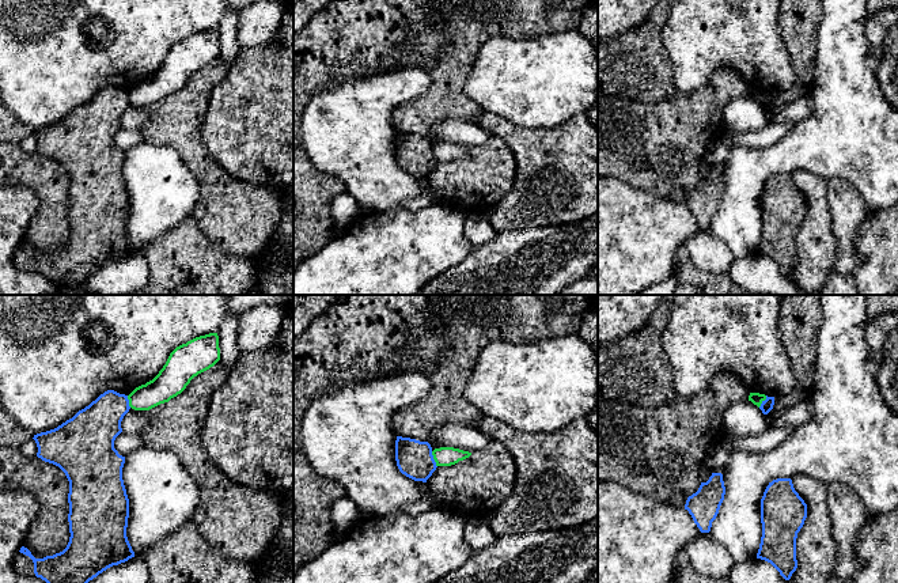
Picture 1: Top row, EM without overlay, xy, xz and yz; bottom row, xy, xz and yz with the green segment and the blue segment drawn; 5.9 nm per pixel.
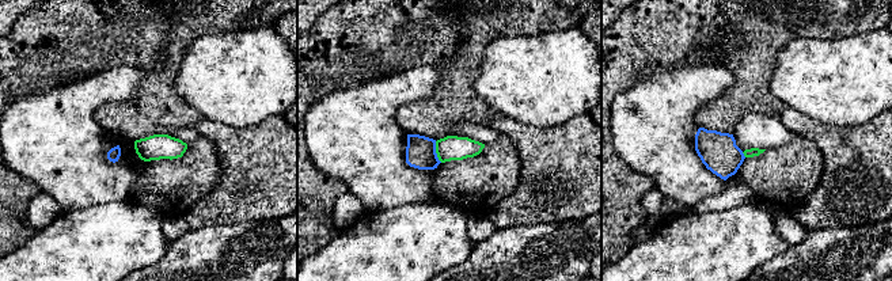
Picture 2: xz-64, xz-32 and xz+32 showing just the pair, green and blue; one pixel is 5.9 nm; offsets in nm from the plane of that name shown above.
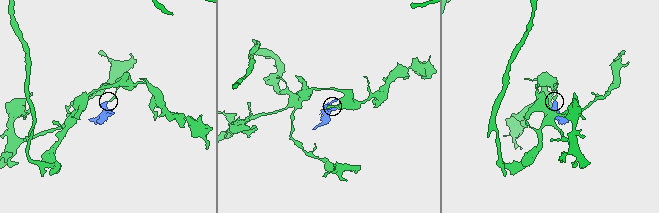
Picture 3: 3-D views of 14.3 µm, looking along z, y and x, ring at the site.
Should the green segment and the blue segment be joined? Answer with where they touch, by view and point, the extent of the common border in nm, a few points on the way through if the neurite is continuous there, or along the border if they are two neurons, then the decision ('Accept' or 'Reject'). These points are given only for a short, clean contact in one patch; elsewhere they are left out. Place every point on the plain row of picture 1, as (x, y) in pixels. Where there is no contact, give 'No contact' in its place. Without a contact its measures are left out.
Touches green at xz (435, 155). Shared border 100 nm. Boundary: xz (431, 147), (436, 162). Reject

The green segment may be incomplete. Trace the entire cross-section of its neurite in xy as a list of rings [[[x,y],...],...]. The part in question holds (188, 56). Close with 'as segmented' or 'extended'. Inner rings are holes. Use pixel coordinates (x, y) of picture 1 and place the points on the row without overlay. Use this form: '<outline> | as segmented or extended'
[[[209,29],[177,42],[159,69],[129,91],[134,106],[149,106],[181,90],[190,76],[220,56],[219,31]]] | as segmented

